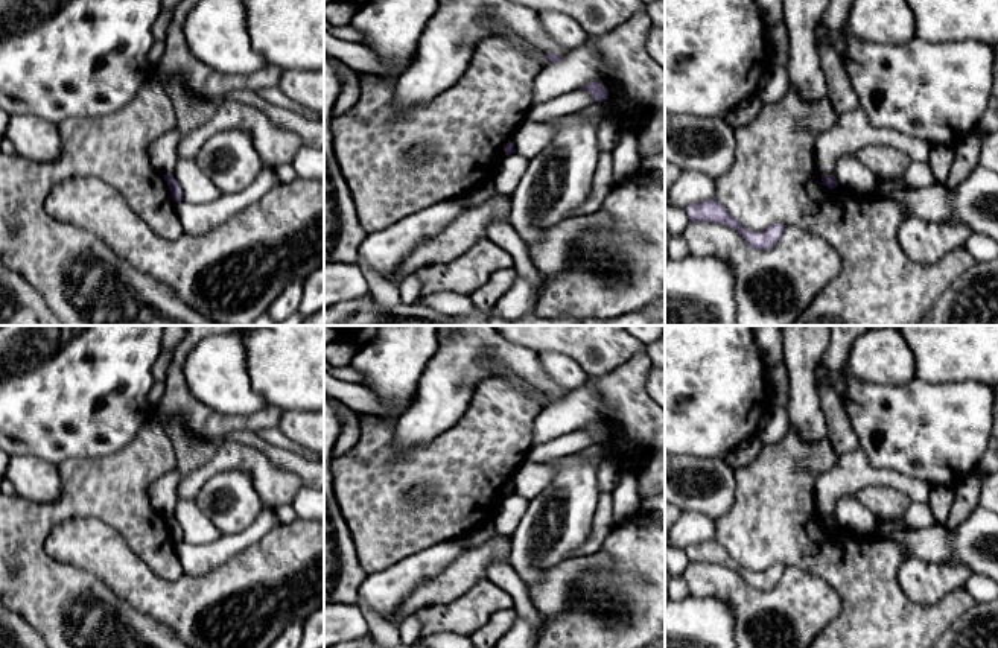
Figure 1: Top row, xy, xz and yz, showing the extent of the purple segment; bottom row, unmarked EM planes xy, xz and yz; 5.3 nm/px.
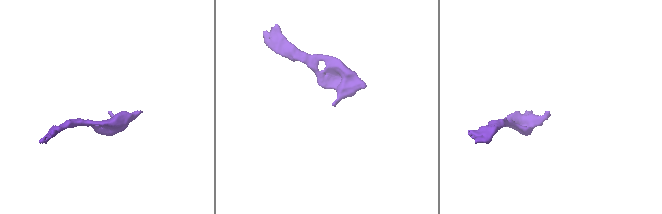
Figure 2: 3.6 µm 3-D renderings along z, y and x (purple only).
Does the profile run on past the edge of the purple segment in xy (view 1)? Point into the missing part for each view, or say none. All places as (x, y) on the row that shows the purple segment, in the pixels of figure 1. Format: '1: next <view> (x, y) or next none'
1: next none

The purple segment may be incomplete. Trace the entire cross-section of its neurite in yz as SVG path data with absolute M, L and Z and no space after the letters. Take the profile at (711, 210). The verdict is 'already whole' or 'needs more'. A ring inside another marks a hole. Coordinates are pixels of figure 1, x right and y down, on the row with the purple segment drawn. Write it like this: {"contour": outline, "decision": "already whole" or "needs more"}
{"contour": "M717 198L691 204L685 210L691 222L704 221L727 225L736 230L752 246L759 249L773 248L787 227L783 224L773 224L762 231L748 230Z", "decision": "already whole"}

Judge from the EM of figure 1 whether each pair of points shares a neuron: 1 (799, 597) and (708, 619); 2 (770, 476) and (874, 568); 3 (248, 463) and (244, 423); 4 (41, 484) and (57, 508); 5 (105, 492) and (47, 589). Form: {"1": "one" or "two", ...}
{"1": "two", "2": "one", "3": "two", "4": "two", "5": "one"}

